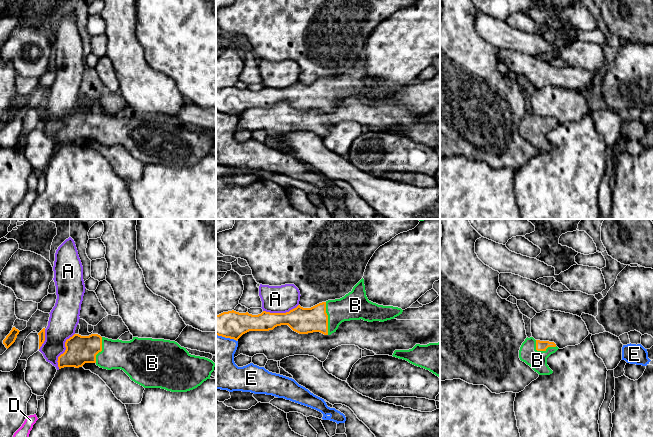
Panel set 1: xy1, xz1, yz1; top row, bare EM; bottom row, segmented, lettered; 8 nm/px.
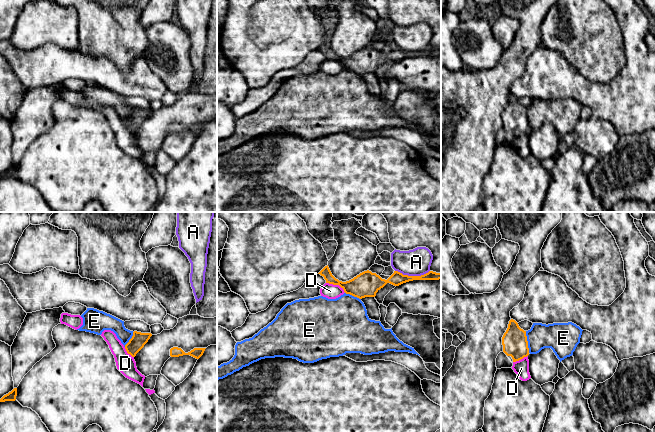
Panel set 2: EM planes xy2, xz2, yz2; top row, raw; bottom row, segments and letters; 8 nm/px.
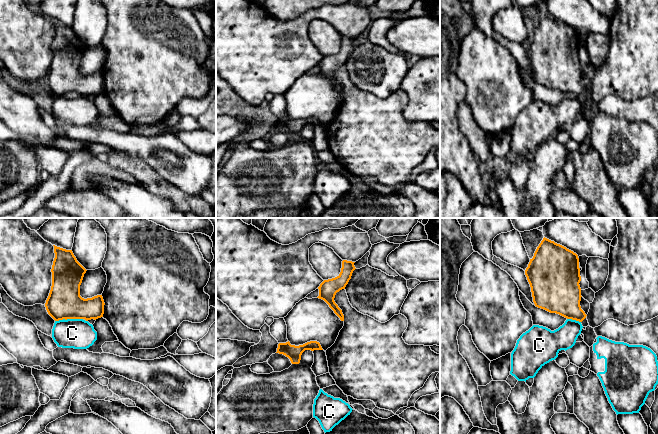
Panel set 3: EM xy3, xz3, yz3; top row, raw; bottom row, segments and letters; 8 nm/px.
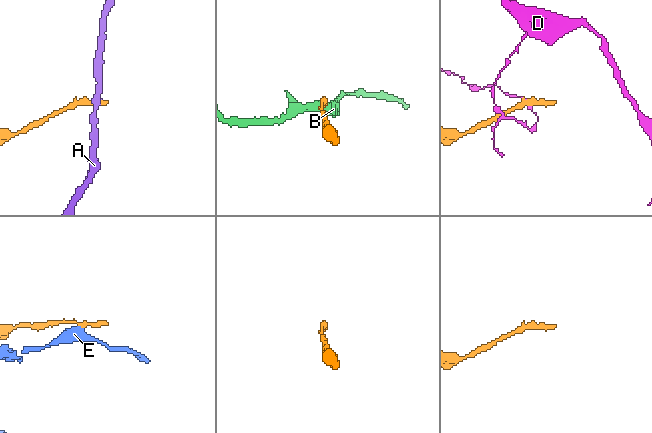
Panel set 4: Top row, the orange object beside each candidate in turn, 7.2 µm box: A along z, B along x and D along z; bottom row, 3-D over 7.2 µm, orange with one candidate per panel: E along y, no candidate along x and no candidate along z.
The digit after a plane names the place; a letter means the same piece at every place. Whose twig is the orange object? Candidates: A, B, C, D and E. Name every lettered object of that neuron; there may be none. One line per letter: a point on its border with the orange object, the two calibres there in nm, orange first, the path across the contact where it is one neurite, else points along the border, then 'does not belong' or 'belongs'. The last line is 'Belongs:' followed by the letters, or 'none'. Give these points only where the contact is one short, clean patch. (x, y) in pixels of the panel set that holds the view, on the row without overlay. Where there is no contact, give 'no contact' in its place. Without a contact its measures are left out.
A: xy1 (65, 126) | 220/240 nm | along xy1 (74, 109), (66, 116), (65, 126), (58, 133), (58, 144) | does not belong
B: xz1 (327, 94) | 200/220 nm | across xz1 (302, 96), (327, 94), (333, 88), (355, 81) | belongs
C: xy3 (68, 94) | 280/240 nm | along xy3 (82, 94), (67, 94), (55, 97) | does not belong
D: xz2 (336, 60) | 200/120 nm | along xz2 (326, 58), (337, 60), (345, 68) | does not belong
E: yz2 (527, 118) | 200/220 nm | along yz2 (525, 107), (529, 128) | does not belong
Belongs: B

